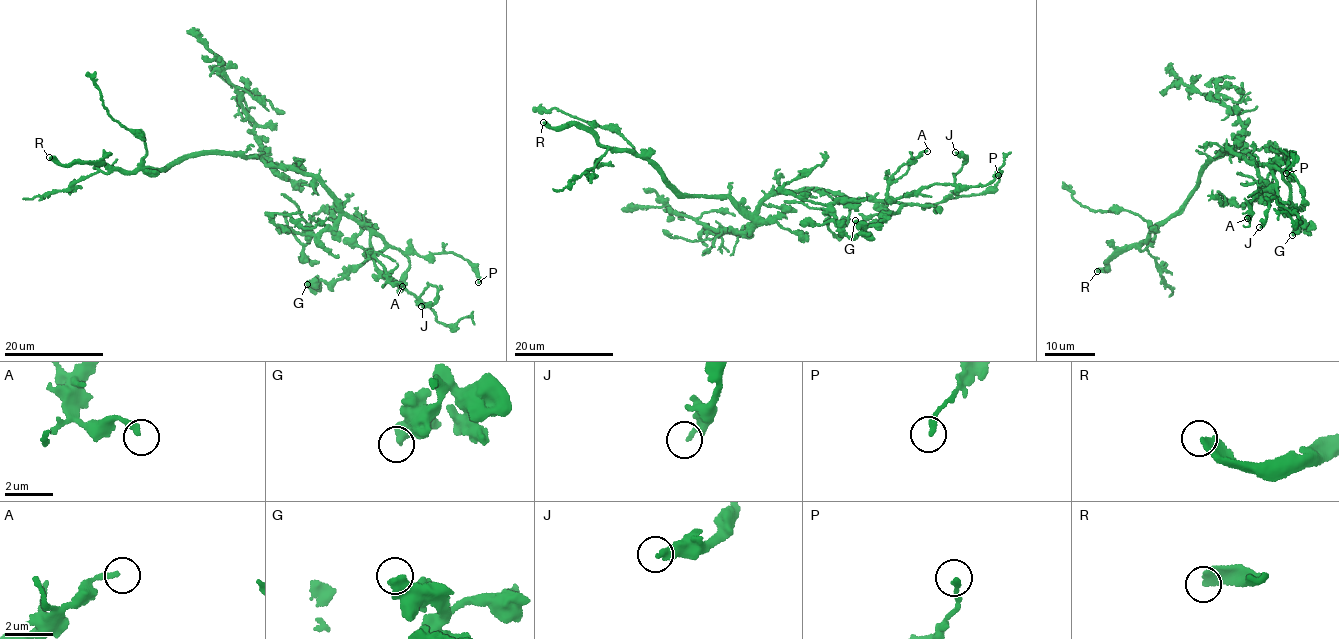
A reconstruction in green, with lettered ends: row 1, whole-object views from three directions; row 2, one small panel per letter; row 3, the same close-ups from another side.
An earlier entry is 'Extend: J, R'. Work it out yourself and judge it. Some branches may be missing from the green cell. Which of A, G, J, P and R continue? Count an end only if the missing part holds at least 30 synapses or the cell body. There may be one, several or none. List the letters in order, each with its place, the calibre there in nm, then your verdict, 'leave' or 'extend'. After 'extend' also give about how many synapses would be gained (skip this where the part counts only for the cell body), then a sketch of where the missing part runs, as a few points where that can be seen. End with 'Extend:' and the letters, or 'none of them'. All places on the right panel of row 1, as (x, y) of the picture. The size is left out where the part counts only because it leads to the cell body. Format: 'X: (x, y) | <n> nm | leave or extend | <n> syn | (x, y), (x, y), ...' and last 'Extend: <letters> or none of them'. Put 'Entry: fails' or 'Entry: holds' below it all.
A: (1247, 218) | 200 nm | leave
G: (1292, 235) | 550 nm | leave
J: (1259, 227) | 240 nm | leave
P: (1286, 173) | 200 nm | leave
R: (1097, 271) | 360 nm | extend | 700 syn
Extend: R
Entry: fails

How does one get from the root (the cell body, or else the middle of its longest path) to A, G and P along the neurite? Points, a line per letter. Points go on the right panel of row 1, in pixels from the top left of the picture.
A: (1227, 152), (1222, 152), (1229, 146), (1249, 161), (1263, 163), (1271, 168), (1276, 181), (1253, 199), (1247, 218)
G: (1227, 152), (1222, 152), (1229, 146), (1249, 161), (1267, 163), (1282, 172), (1301, 222), (1292, 235)
P: (1227, 152), (1222, 152), (1229, 146), (1249, 161), (1282, 170), (1292, 165), (1293, 150), (1293, 163), (1286, 173)

